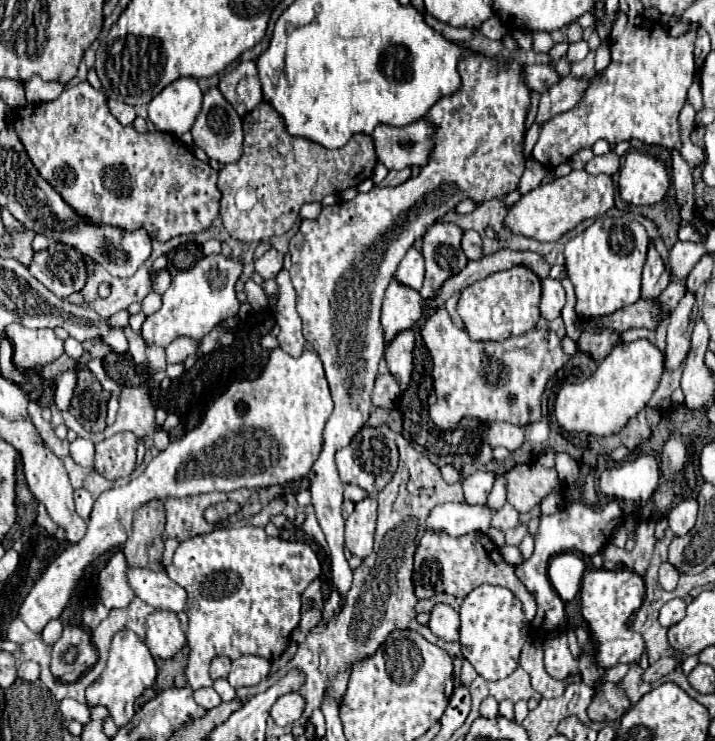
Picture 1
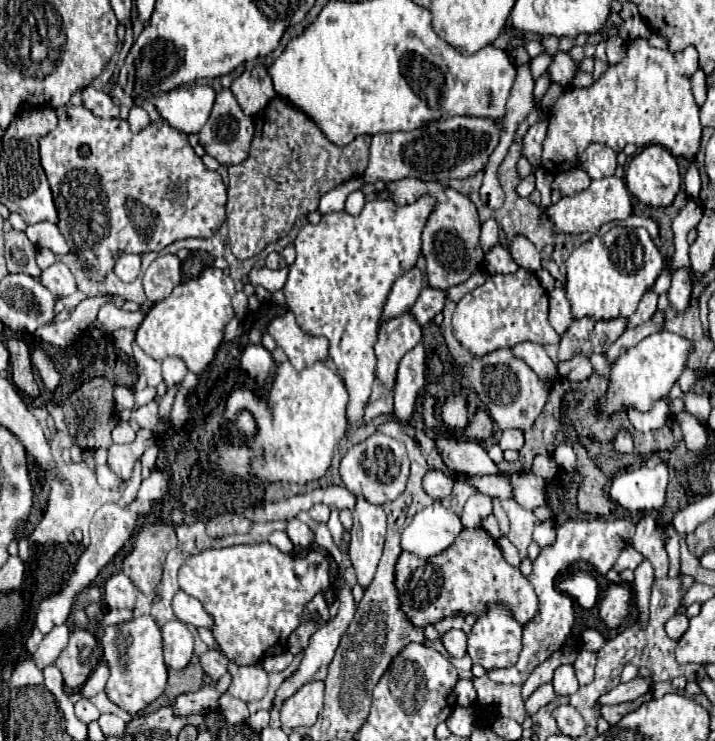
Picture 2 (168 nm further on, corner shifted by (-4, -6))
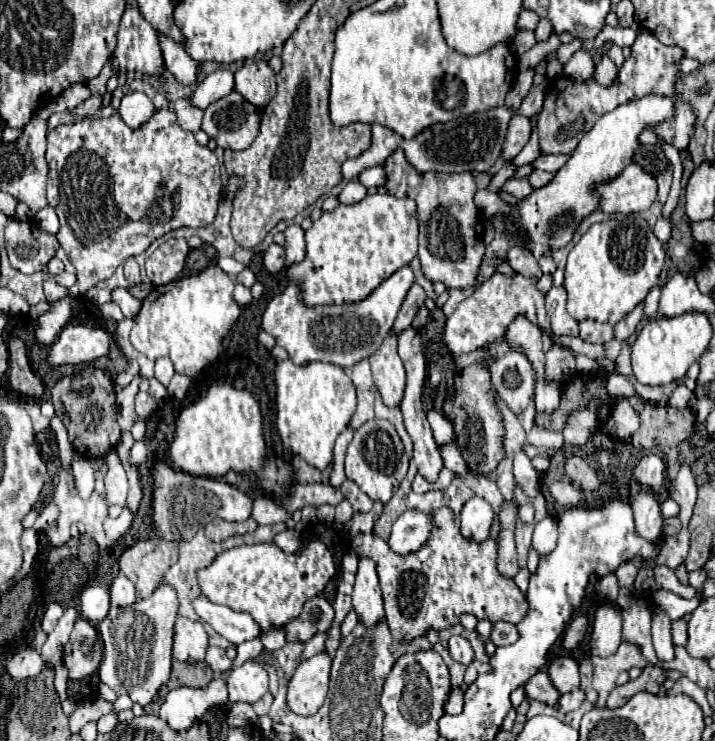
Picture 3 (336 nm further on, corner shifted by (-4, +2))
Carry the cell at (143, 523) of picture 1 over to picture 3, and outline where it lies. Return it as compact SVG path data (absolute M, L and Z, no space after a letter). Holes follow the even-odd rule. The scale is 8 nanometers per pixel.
M139 540L119 560L121 572L135 584L137 598L147 598L161 584L165 572L178 560L178 542Z

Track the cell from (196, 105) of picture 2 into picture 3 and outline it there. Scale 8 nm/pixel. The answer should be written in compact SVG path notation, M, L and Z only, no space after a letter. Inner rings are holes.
M217 70L217 72L209 74L203 82L199 82L197 90L191 96L191 102L195 106L199 106L201 110L205 110L209 104L231 94L233 88L235 88L233 72L231 70Z

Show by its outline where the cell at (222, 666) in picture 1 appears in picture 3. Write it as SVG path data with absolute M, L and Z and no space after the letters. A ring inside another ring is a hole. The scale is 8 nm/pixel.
M209 646L205 662L215 674L223 674L223 672L231 670L231 660L227 658L227 652L223 648L217 648L217 646Z

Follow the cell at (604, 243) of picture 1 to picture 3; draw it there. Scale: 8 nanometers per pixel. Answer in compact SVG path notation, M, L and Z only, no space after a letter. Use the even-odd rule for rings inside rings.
M629 214L623 220L613 218L593 224L567 256L563 288L567 292L569 314L575 320L591 318L617 324L645 300L653 286L659 284L663 262L663 244L655 238L653 230L641 216Z

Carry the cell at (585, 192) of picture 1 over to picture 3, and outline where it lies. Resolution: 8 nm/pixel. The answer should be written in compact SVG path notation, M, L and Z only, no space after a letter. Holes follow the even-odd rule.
M631 164L621 176L617 176L617 180L597 186L597 192L601 194L599 210L605 214L641 212L655 202L657 180L651 170L641 164Z

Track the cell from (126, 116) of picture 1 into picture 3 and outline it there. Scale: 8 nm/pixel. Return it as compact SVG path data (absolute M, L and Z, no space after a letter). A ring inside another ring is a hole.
M91 96L89 100L85 100L85 102L81 102L79 106L75 106L75 108L73 108L73 114L79 116L79 118L83 118L83 116L93 116L99 108L101 108L101 96Z

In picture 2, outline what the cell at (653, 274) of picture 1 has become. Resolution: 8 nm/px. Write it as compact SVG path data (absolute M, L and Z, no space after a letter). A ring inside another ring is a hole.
M649 288L649 290L643 294L637 312L629 318L629 326L627 326L627 328L635 328L635 326L639 326L641 322L649 320L649 318L653 316L653 312L657 310L657 298L659 298L657 292L655 292L653 288Z

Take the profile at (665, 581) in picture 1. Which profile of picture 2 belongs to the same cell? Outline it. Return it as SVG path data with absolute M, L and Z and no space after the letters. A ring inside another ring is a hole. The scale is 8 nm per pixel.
M645 516L637 524L637 530L629 542L637 552L641 552L647 560L651 560L655 568L655 578L667 578L669 572L669 556L661 532L663 530L655 524L655 520L651 516Z

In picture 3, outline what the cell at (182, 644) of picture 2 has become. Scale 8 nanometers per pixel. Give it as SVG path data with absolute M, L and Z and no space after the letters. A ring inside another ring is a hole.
M179 616L173 642L173 658L181 662L201 662L207 652L207 632L201 622Z

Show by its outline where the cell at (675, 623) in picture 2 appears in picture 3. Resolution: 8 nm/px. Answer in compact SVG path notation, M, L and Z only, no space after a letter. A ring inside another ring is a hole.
M677 620L673 622L673 644L675 646L685 646L687 644L687 622L685 620Z

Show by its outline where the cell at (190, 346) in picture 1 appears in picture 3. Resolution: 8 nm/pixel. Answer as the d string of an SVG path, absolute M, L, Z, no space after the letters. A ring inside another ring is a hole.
M159 358L159 360L155 362L155 378L157 378L163 386L169 384L169 380L173 378L173 374L175 374L175 370L173 370L173 364L171 364L169 358Z

